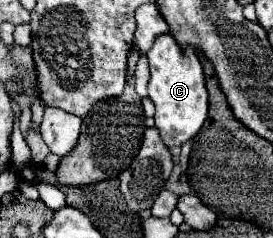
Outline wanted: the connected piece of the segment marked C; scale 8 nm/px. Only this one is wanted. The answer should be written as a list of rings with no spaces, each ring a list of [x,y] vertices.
[[[171,35],[157,37],[151,51],[147,53],[149,59],[149,97],[155,105],[155,127],[161,133],[161,139],[167,147],[177,147],[191,141],[207,119],[207,87],[203,67],[191,47],[181,47],[173,41]]]

